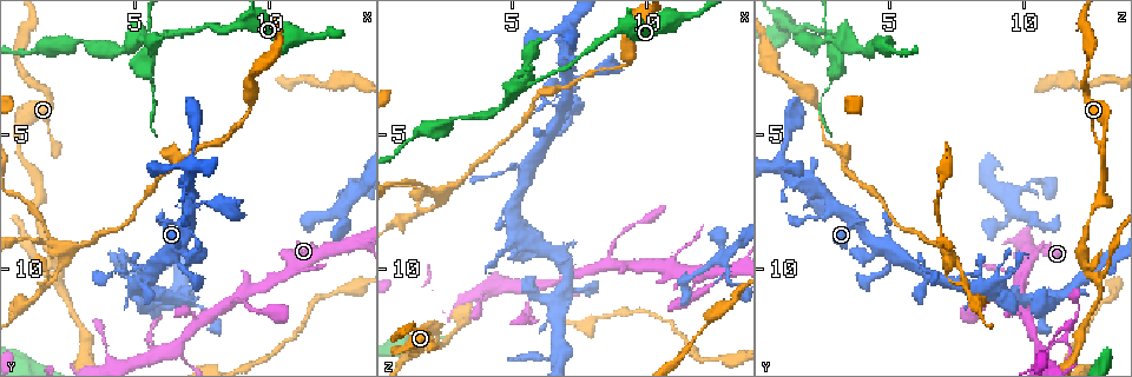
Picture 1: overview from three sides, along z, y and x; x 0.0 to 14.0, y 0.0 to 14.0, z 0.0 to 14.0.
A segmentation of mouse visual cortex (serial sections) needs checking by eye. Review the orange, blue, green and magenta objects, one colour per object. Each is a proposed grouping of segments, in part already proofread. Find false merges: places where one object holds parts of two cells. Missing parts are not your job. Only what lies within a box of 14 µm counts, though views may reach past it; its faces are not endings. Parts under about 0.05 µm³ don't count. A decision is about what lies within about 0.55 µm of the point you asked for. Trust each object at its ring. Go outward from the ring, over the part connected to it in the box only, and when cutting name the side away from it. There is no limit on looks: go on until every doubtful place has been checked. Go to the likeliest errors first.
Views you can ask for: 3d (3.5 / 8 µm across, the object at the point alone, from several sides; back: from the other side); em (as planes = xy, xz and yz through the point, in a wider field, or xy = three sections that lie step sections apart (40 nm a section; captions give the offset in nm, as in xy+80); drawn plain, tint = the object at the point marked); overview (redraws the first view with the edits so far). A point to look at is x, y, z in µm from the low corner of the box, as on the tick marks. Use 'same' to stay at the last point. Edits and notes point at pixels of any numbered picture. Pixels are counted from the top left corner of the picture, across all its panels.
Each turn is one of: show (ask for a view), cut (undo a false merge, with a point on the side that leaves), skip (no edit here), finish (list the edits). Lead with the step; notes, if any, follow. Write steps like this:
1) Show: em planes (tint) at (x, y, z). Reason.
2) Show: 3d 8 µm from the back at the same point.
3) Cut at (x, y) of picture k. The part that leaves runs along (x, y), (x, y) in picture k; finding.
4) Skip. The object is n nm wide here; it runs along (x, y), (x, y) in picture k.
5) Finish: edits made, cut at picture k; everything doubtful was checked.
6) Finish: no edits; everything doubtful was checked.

Show: 3d 3.5 µm at (5.1, 1.4, 3.3). Looks like a crossing.

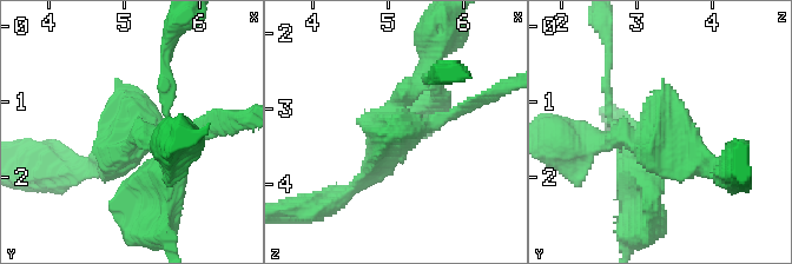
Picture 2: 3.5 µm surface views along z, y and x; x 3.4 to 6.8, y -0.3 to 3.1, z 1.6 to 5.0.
Show: em planes (tint) at (5.15, 1.40, 3.30). Need the tissue.

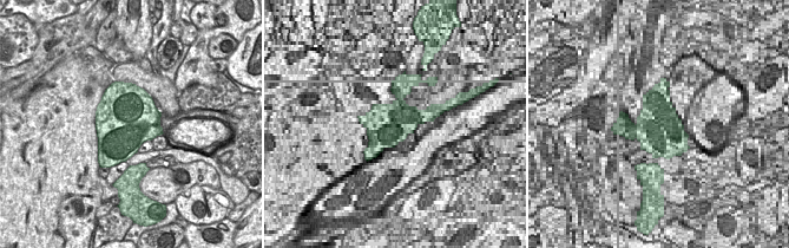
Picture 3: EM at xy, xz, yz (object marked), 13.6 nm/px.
Skip. It runs along (473, 101), (400, 129), (361, 183) in picture 2; one cell here.

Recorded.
Show: 3d 3.5 µm at (6.3, 13.1, 10.5). Sharp bend.

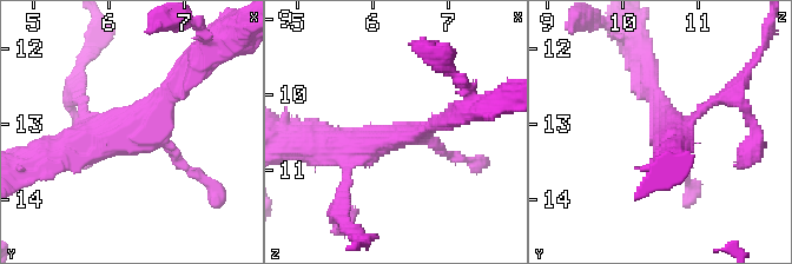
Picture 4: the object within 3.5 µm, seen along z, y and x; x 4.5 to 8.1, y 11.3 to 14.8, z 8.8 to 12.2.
Show: em xy step 1 (tint) at (6.25, 13.05, 10.50). 4 arms meet here; the arms are 150, 200, 200, 300 nm wide.

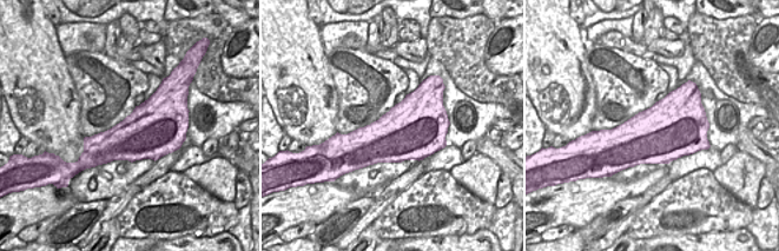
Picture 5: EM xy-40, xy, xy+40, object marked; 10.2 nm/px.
Skip. It runs along (186, 79), (125, 133), (57, 152) in picture 4; one cell here.

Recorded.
Show: 3d 8 µm at (2.2, 10.5, 12.7). Arms part here.

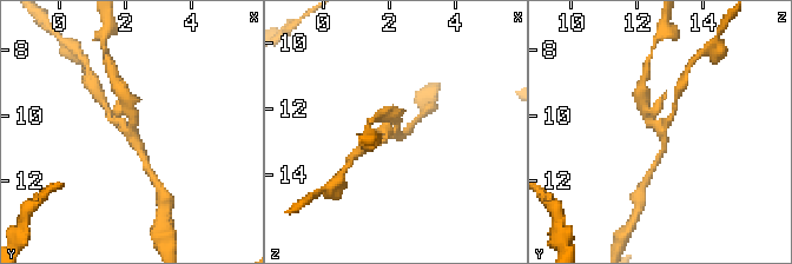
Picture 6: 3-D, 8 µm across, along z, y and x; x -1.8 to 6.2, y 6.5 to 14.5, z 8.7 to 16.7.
Show: em xy step 3 (tint) at (2.2, 10.5, 12.8). Need the tissue.

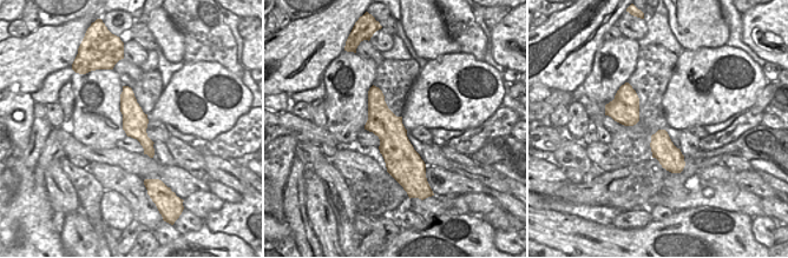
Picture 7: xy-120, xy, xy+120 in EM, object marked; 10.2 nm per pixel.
Skip. The arms are 150, 200, 250 nm wide; it runs along (126, 104), (144, 159) in picture 6; continuous, no second cell.

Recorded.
Finish: no edits; everything doubtful was checked.

